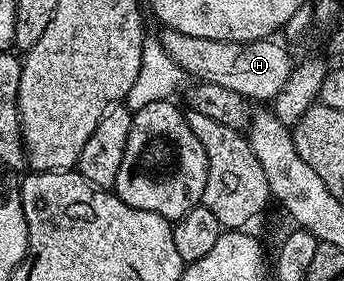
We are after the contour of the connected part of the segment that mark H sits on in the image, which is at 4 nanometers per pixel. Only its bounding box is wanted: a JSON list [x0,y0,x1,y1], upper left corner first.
[160,28,296,103]

